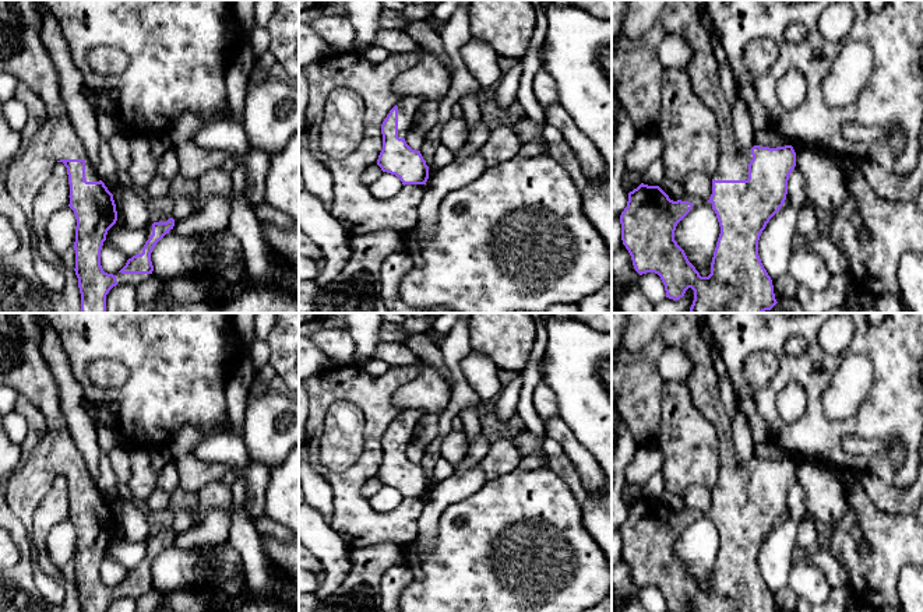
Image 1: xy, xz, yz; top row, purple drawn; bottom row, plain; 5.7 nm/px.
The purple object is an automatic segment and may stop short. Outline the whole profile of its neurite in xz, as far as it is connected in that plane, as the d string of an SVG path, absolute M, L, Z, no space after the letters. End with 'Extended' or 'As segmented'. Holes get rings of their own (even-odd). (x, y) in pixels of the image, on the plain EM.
M420 409L404 411L395 418L381 437L383 462L377 478L383 485L395 488L402 497L426 497L429 479L420 464L412 462L405 451L412 444L412 433L419 419Z. Extended

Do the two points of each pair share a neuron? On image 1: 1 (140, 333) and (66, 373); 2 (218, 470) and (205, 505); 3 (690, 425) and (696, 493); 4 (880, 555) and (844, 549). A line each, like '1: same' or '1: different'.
1: different
2: different
3: different
4: same

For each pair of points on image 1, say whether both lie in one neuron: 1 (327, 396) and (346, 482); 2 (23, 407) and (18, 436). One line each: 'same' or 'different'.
1: same
2: different

